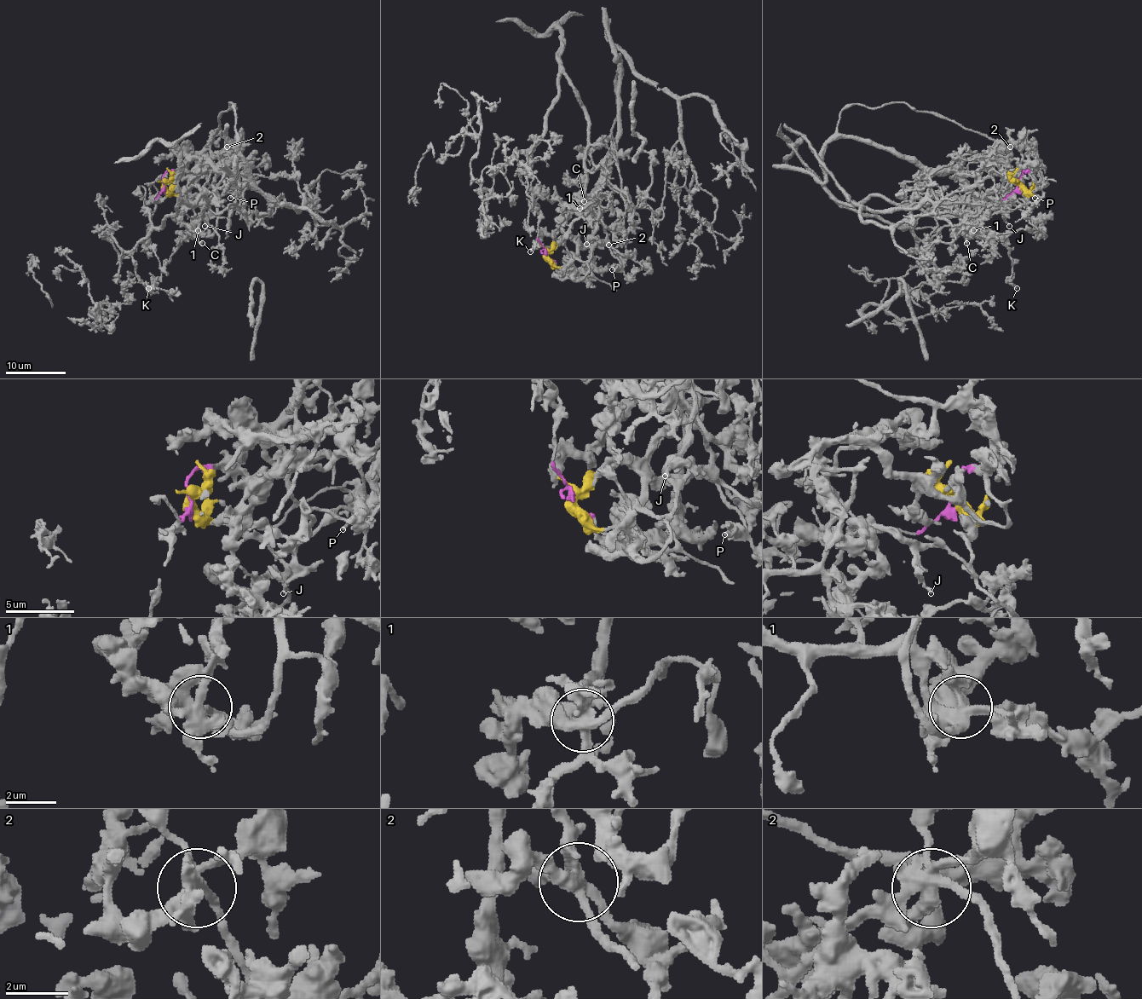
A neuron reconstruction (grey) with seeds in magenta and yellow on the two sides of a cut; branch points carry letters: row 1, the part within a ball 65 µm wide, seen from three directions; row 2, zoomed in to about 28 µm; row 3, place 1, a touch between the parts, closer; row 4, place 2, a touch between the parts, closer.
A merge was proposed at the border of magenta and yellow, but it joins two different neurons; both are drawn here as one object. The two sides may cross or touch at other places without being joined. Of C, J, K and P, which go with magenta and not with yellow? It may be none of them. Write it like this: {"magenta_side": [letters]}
{"magenta_side": ["C", "K", "P"]}

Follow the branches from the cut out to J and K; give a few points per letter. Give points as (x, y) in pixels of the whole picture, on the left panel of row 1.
J: (164, 184), (175, 195), (184, 195), (205, 211), (209, 205), (205, 205), (209, 219), (204, 225)
K: (164, 184), (156, 210), (145, 211), (154, 227), (180, 204), (203, 197), (204, 216), (148, 289)

